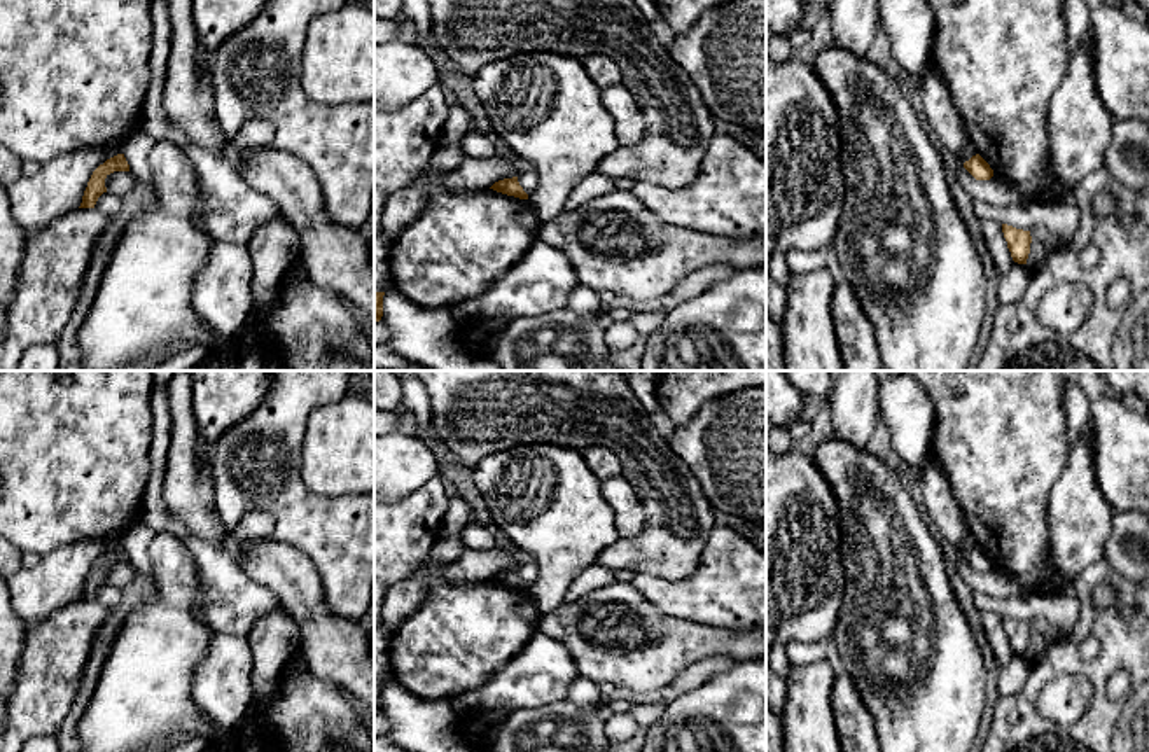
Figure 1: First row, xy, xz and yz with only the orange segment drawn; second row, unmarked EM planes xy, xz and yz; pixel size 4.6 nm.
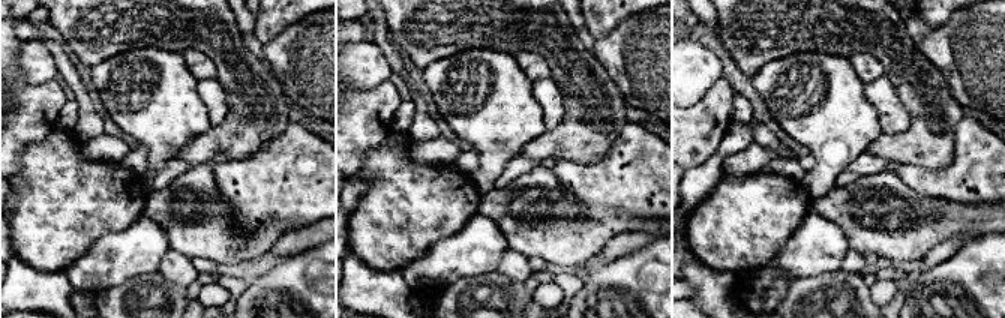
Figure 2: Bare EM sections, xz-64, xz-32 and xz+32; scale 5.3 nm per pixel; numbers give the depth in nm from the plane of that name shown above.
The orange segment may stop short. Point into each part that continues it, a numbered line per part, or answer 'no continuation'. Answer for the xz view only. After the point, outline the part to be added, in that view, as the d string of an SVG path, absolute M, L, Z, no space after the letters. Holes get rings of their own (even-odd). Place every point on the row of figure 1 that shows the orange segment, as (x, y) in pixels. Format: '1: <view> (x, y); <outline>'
no continuation

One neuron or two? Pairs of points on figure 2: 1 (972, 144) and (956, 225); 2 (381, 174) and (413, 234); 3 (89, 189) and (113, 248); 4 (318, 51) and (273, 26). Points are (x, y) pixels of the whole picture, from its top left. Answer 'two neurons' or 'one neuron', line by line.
1: two neurons
2: one neuron
3: two neurons
4: two neurons

